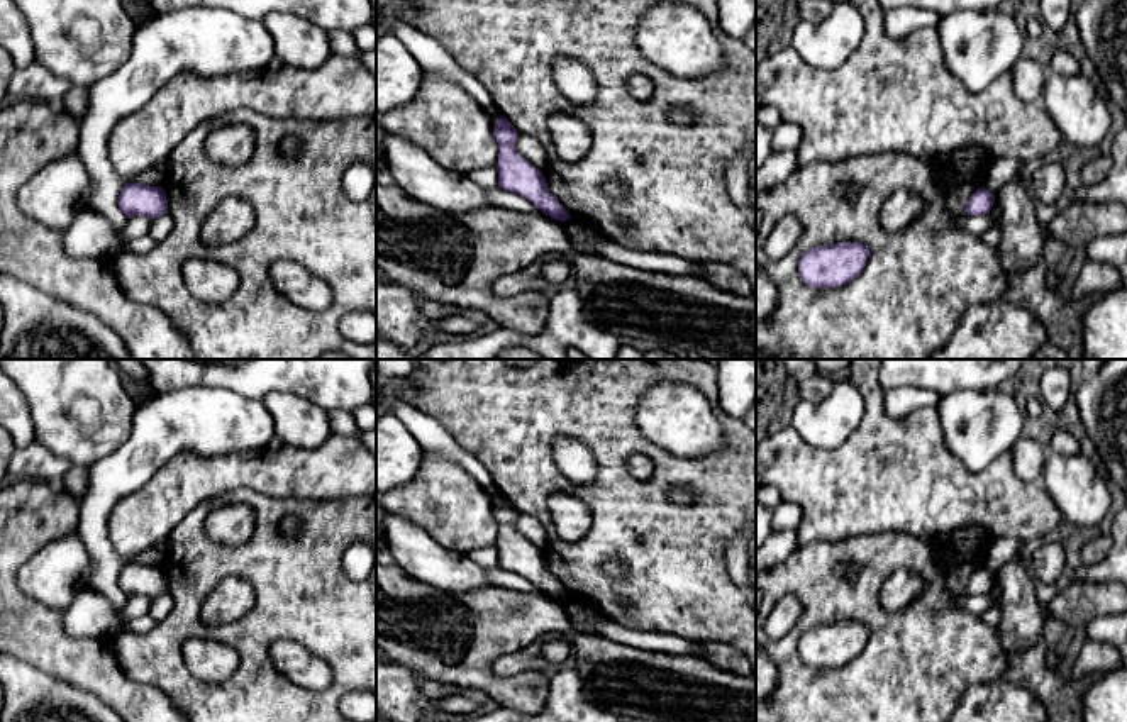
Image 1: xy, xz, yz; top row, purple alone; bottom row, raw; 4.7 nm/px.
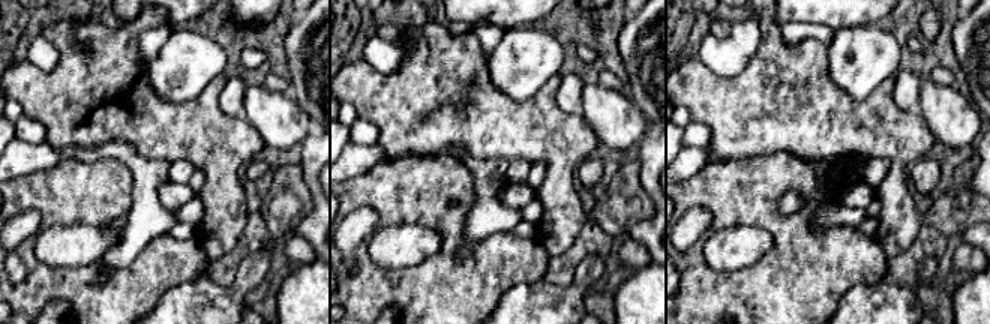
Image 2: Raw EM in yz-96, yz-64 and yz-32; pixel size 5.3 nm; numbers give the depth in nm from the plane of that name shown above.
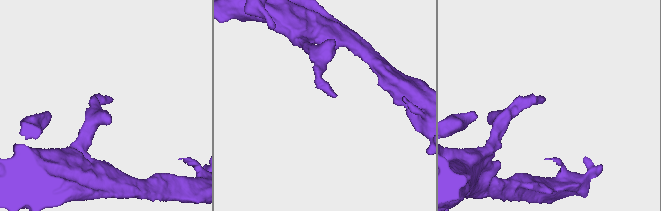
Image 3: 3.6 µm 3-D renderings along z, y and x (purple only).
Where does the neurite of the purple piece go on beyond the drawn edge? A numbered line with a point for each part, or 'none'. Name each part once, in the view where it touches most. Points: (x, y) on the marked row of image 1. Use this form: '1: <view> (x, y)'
none

